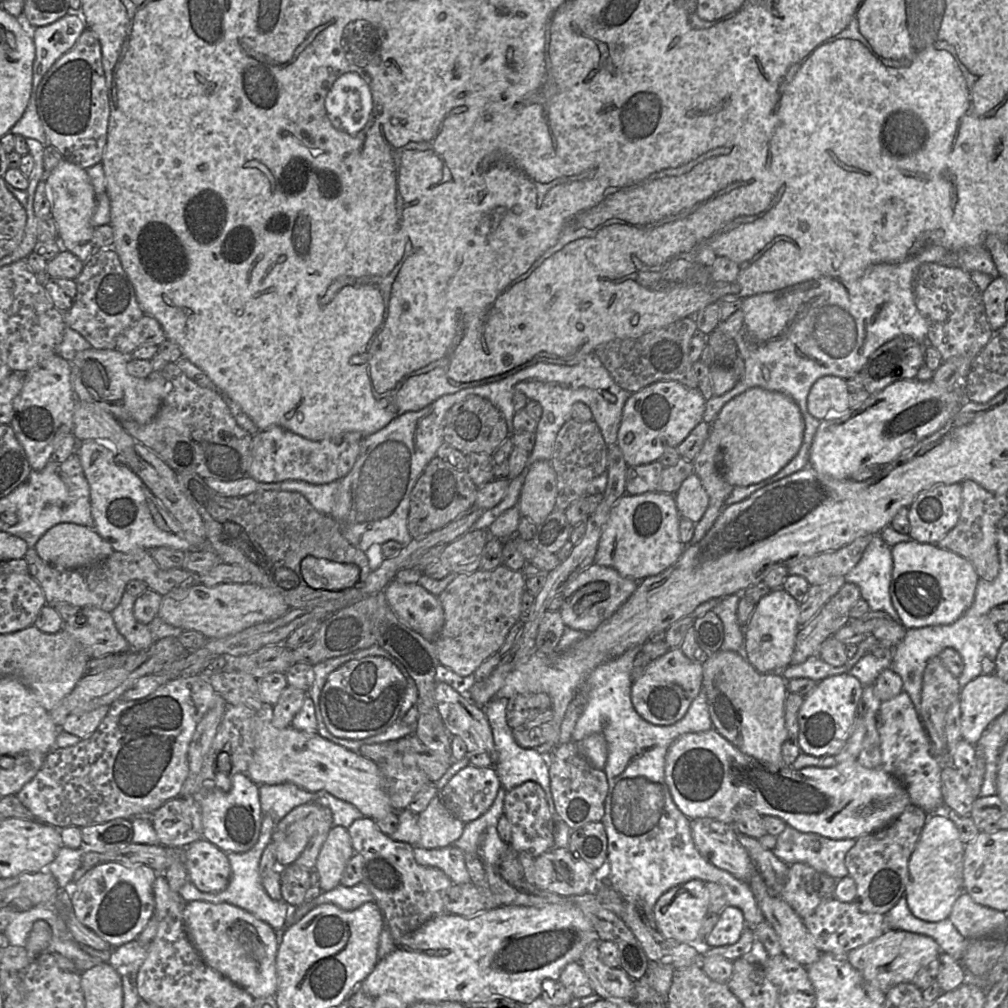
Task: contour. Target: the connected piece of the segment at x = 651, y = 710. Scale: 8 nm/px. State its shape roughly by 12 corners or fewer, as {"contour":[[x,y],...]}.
{"contour":[[679,647],[652,660],[631,701],[654,725],[686,714],[703,664]]}

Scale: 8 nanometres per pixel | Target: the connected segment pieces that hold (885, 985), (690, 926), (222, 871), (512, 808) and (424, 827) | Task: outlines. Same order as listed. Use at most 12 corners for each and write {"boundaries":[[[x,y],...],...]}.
{"boundaries":[[[890,929],[846,958],[886,994],[940,953],[929,936]],[[694,879],[663,893],[656,928],[698,943],[708,912],[705,883]],[[205,838],[184,849],[188,880],[220,893],[231,880],[227,854]],[[543,788],[506,792],[511,848],[538,857],[554,847]],[[435,796],[418,815],[418,846],[453,845],[464,824]]]}

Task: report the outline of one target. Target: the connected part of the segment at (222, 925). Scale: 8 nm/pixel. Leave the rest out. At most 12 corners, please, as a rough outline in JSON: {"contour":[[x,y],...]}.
{"contour":[[192,901],[186,935],[254,999],[275,996],[276,931],[228,903]]}

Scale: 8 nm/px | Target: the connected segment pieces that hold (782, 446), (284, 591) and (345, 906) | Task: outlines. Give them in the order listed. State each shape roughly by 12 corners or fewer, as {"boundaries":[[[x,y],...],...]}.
{"boundaries":[[[753,387],[727,402],[725,480],[747,487],[796,456],[805,424],[789,396]],[[176,474],[210,548],[290,608],[345,596],[304,581],[307,556],[367,556],[301,494],[223,496]],[[362,882],[319,891],[290,908],[290,922],[315,906],[331,903],[351,911],[373,900]]]}

